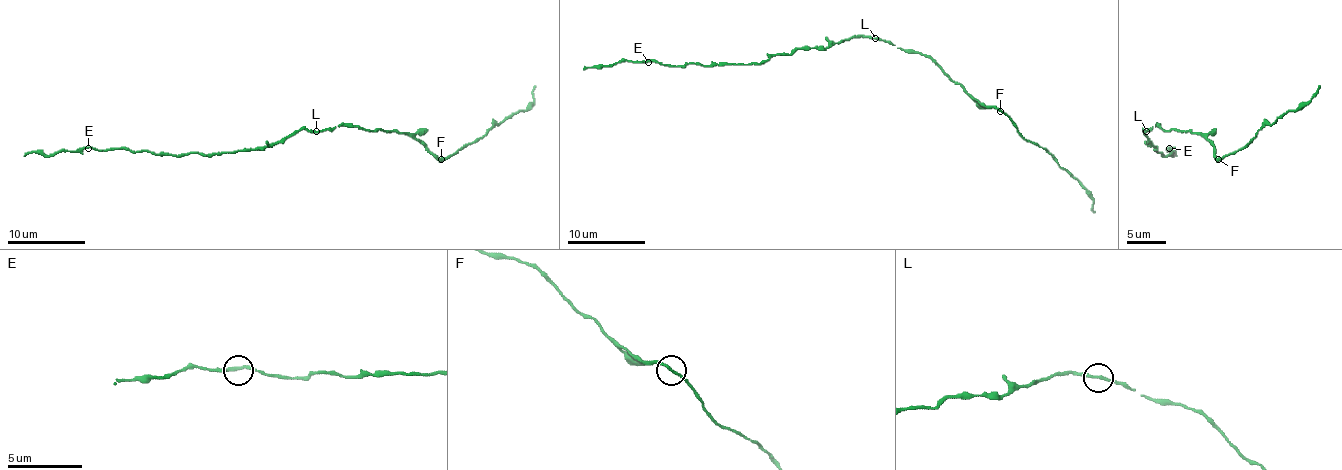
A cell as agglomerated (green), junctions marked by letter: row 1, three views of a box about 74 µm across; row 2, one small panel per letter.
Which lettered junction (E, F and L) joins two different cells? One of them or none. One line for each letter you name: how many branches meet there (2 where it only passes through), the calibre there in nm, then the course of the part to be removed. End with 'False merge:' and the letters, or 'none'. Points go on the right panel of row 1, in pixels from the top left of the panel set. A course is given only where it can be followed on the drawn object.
F: Branches: 2. Thickness 190 nm. Course of the part to remove: (1218, 160), (1241, 150), (1263, 127), (1294, 111), (1309, 100), (1319, 86)
False merge: F

